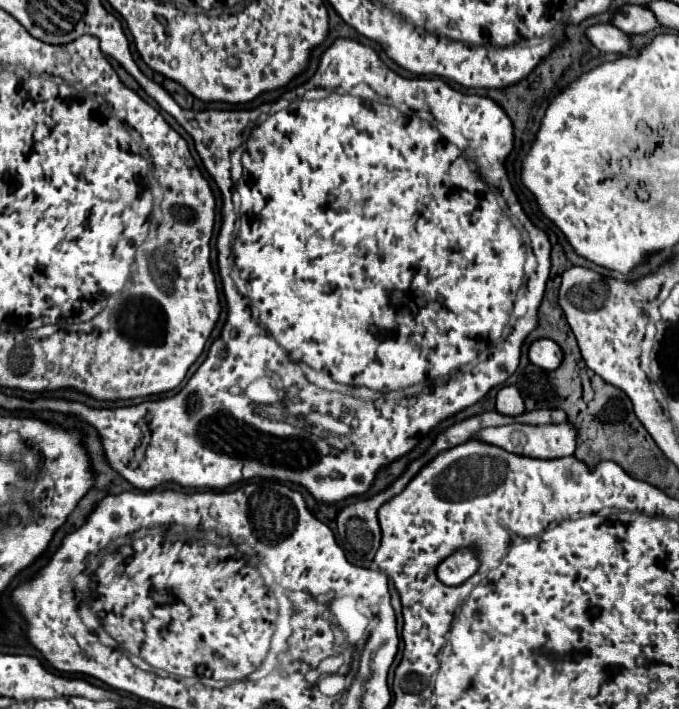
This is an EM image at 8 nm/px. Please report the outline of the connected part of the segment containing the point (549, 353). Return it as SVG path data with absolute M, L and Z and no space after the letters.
M536 339L528 347L528 359L546 371L554 371L562 363L562 349L552 339Z

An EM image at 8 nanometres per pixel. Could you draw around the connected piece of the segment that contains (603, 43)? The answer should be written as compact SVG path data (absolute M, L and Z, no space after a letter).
M592 25L584 35L590 45L604 53L626 53L630 47L630 37L612 25Z

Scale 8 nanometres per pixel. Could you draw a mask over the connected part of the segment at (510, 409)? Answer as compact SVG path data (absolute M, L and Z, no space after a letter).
M502 387L496 395L496 411L504 415L520 415L524 413L524 403L516 387Z

